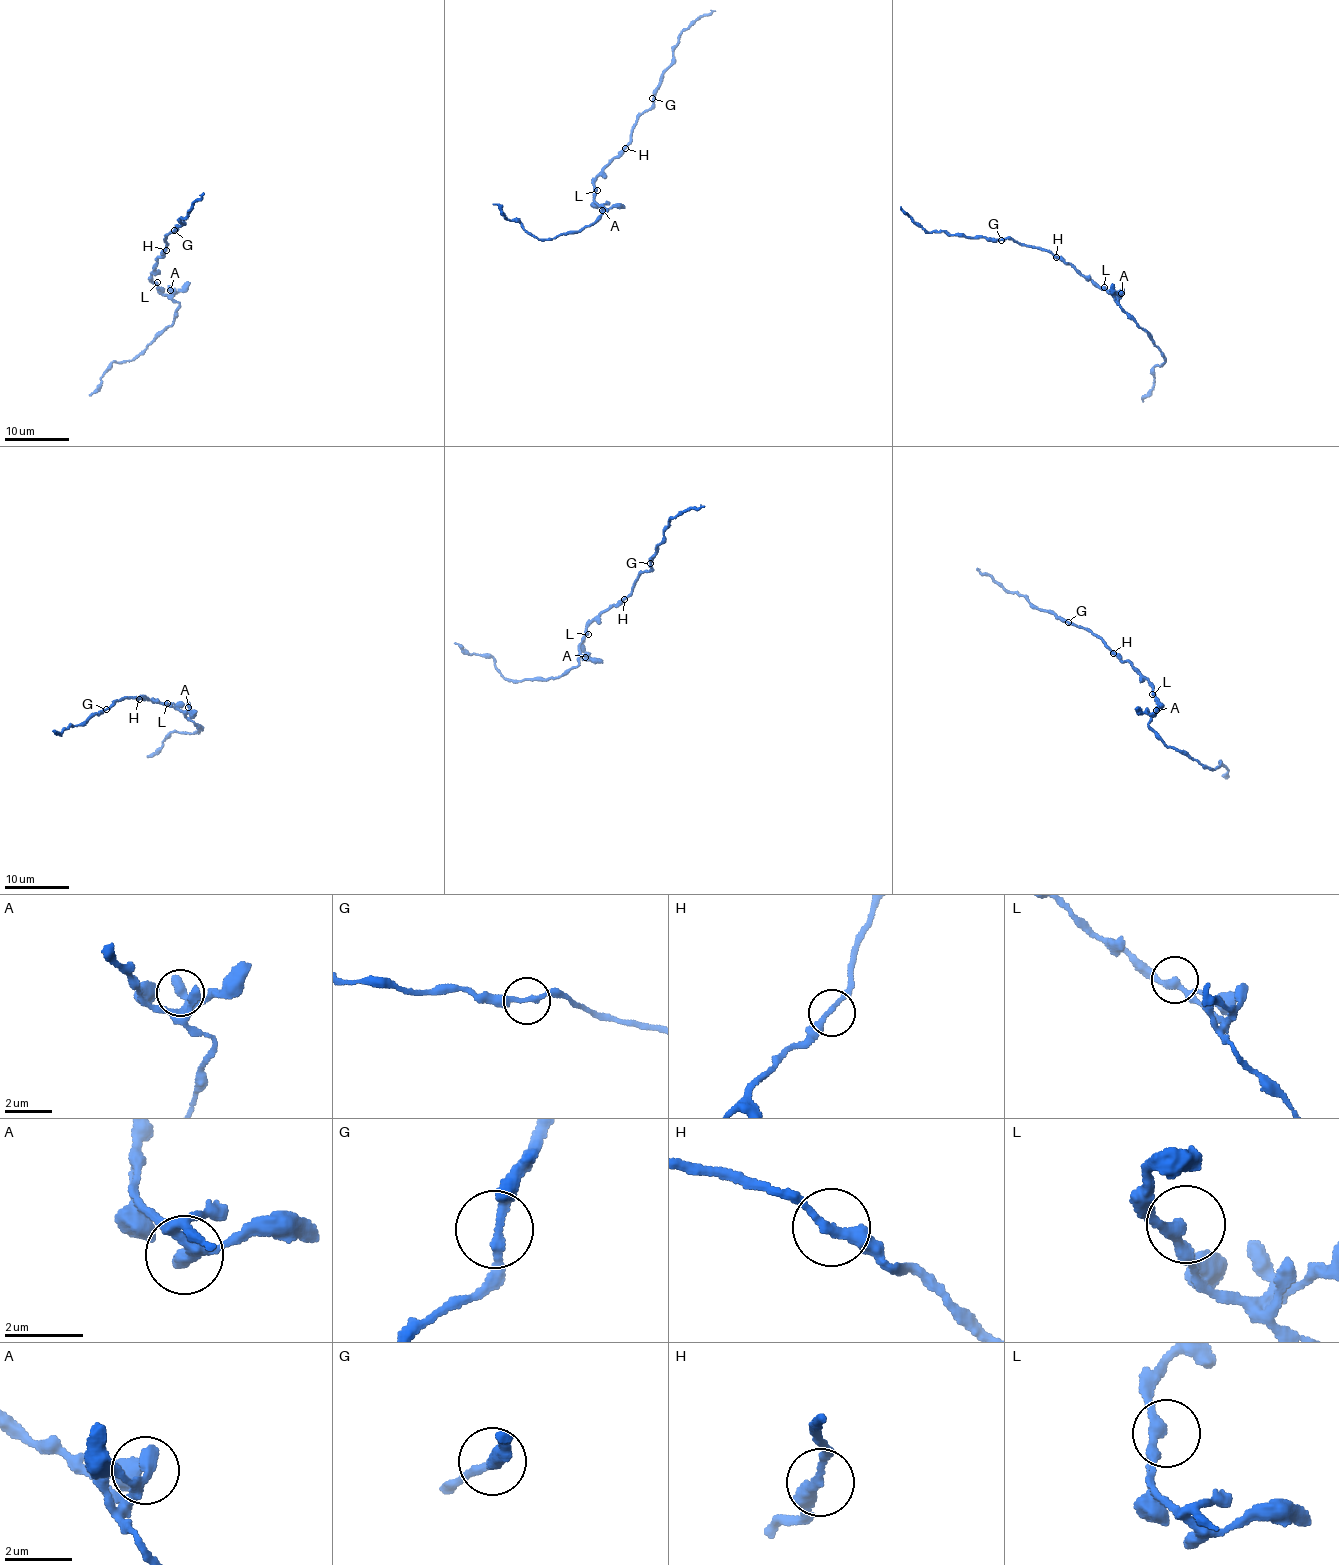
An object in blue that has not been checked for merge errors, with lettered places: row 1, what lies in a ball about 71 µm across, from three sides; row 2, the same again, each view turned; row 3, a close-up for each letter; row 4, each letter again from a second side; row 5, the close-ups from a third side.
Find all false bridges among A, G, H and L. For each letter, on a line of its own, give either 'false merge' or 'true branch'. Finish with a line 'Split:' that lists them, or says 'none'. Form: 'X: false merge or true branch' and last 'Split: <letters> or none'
A: true branch
G: true branch
H: true branch
L: true branch
Split: none

